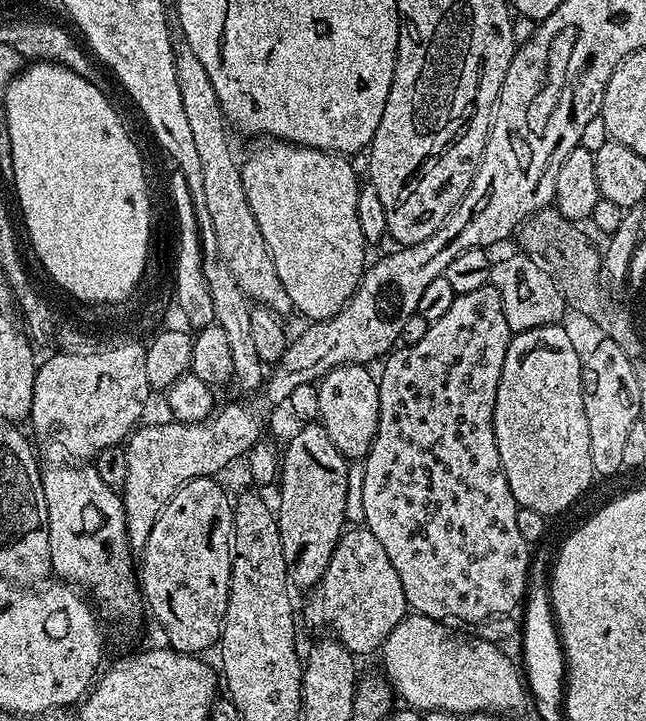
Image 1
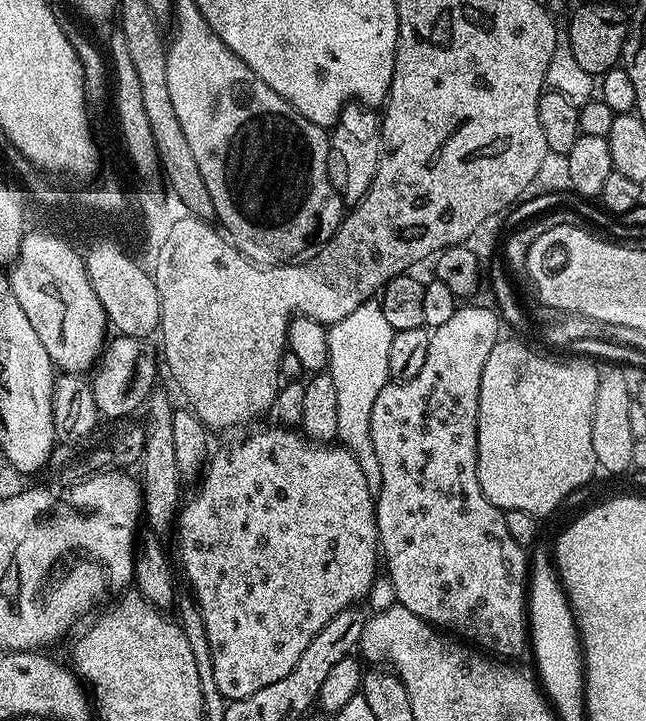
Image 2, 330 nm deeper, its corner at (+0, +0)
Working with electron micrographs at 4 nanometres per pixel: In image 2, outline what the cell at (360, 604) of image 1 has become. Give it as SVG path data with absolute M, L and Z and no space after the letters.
M288 426L275 427L276 428L260 428L257 432L250 433L241 444L232 444L229 448L222 449L221 452L213 451L210 459L204 465L202 475L199 477L198 483L200 483L200 485L197 486L196 493L194 493L189 500L187 497L187 499L179 505L179 511L175 521L174 539L176 538L176 552L180 555L178 568L179 571L180 568L184 571L184 576L188 579L189 586L192 587L190 596L196 601L196 606L201 612L202 621L205 623L206 639L209 643L210 654L213 656L214 680L217 682L218 690L221 691L224 699L228 702L241 700L242 698L250 698L250 694L258 694L258 690L262 690L262 686L271 686L273 682L278 682L282 678L286 678L286 674L290 674L290 670L294 670L298 658L302 658L302 650L306 650L306 646L310 646L310 638L314 638L314 634L318 634L318 630L322 630L322 626L326 626L326 622L330 622L330 618L334 618L334 614L359 605L361 603L359 600L371 590L372 583L376 580L376 560L378 564L376 502L374 493L370 490L370 486L366 486L366 478L362 475L362 466L358 466L358 458L354 458L354 454L350 454L350 450L344 448L339 443L313 440Z

